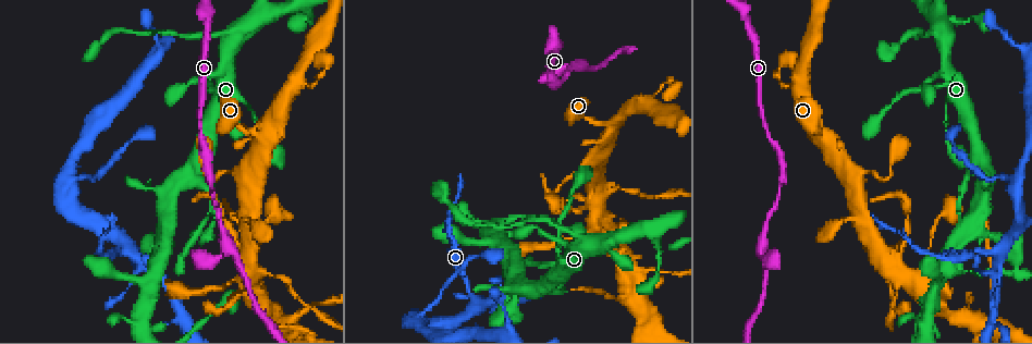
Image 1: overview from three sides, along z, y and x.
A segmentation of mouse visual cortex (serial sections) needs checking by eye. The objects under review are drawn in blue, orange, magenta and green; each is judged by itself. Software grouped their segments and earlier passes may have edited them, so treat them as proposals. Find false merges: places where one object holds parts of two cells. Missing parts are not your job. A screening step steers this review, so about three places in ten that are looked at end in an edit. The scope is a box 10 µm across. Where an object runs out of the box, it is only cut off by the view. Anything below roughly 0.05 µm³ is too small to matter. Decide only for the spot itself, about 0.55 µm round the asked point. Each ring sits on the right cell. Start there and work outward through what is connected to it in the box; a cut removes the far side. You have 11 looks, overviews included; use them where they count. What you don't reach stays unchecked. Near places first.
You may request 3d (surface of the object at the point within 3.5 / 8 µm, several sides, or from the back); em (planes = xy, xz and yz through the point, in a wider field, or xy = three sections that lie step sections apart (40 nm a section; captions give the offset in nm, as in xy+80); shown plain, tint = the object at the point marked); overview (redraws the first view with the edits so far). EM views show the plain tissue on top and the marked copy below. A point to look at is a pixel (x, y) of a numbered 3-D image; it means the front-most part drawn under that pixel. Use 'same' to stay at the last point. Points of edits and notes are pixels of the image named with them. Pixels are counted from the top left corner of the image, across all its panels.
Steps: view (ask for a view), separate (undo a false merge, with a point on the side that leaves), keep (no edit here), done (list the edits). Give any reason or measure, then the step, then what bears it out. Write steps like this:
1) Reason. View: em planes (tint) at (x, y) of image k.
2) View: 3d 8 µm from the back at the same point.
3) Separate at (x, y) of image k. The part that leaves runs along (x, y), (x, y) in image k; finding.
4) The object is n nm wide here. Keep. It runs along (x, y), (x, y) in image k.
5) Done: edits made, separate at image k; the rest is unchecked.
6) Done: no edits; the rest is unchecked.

Sudden change in width. View: em xy step 2 (tint) at (964, 181) of image 1.

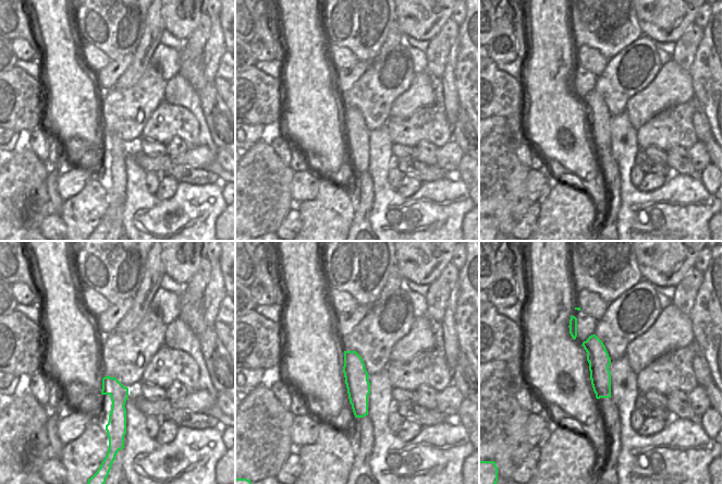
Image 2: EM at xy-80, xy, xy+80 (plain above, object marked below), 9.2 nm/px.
View: 3d 3.5 µm at the same point.

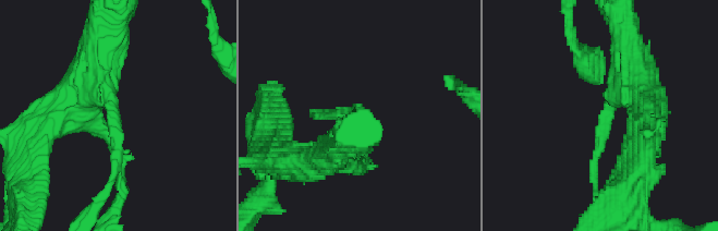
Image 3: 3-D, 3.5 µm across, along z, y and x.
The arms are 150, 500 nm wide. Keep. Continuous, no second cell.

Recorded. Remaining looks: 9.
Calibre changes. View: 3d 8 µm from the back at (273, 274) of image 1.

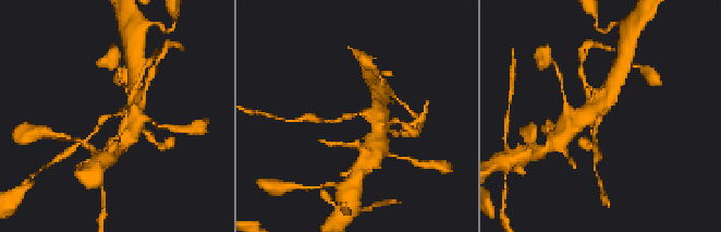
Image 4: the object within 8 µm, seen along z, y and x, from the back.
The arms are 150, 450 nm wide; now the EM. View: em xy step 5 (tint) at the same point.

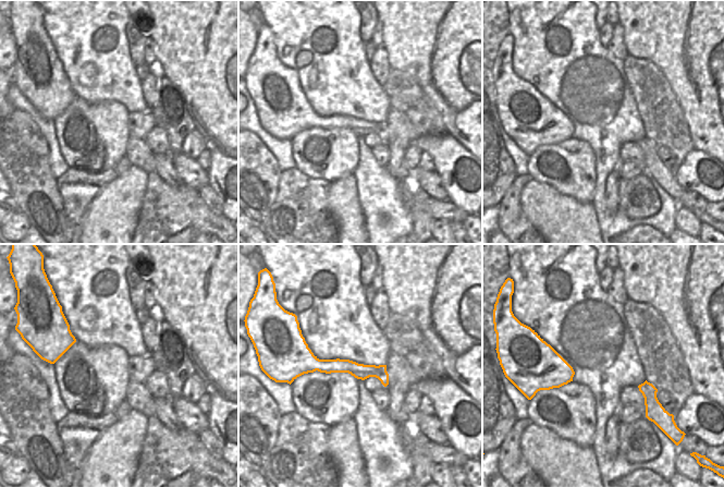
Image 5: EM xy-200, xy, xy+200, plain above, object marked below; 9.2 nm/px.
The object is 140 nm wide here. Keep. It runs along (304, 357), (375, 370), (385, 381) in image 5; one cell here.

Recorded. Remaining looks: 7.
A fork. View: 3d 8 µm at (230, 43) of image 1.

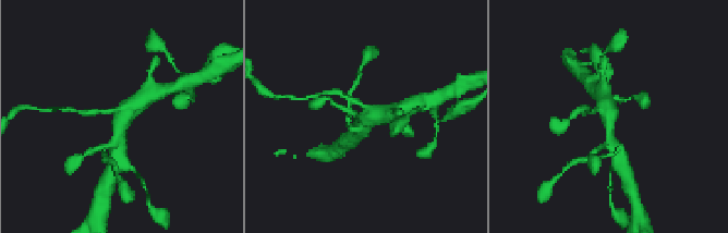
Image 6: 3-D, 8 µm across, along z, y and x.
3 arms meet here; the arms are 200, 250, 500 nm wide; shape alone is not enough. View: em xy step 2 (tint) at the same point.

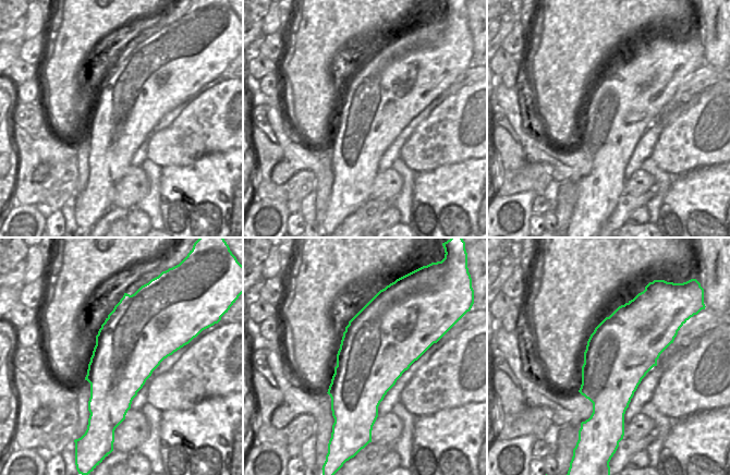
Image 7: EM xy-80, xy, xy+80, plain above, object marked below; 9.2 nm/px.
The object is 700 nm wide here. Separate at (102, 111) of image 6. The part that leaves runs along (119, 108), (93, 112), (76, 110) in image 6; a second cell is stuck on.

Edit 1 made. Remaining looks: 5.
See it whole again. View: overview.

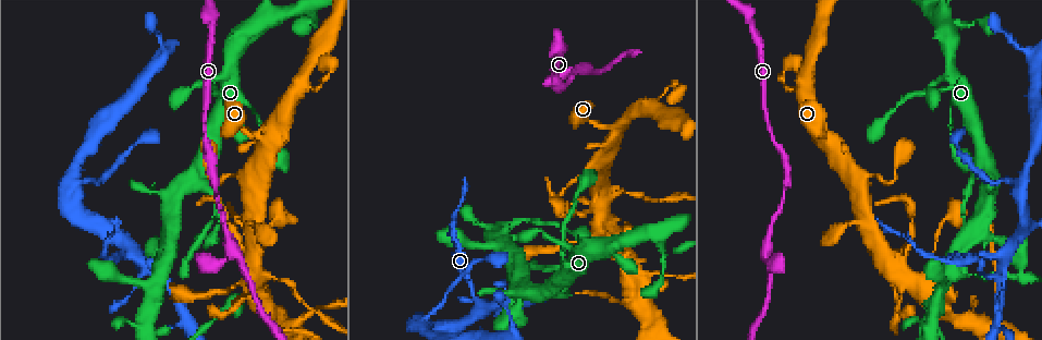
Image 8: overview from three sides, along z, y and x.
Narrows sharply. View: 3d 3.5 µm at (1020, 183) of image 8.

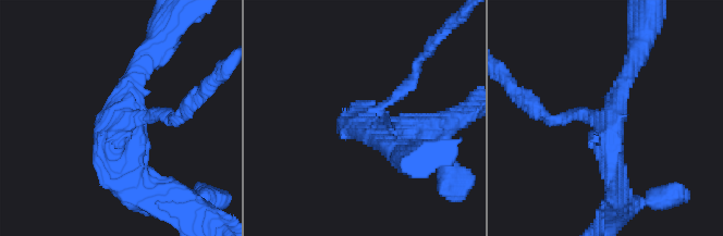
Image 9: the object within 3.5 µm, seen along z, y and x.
3 arms meet here; the arms are 200, 250, 350 nm wide. View: em xy step 5 (tint) at (371, 119) of image 9.

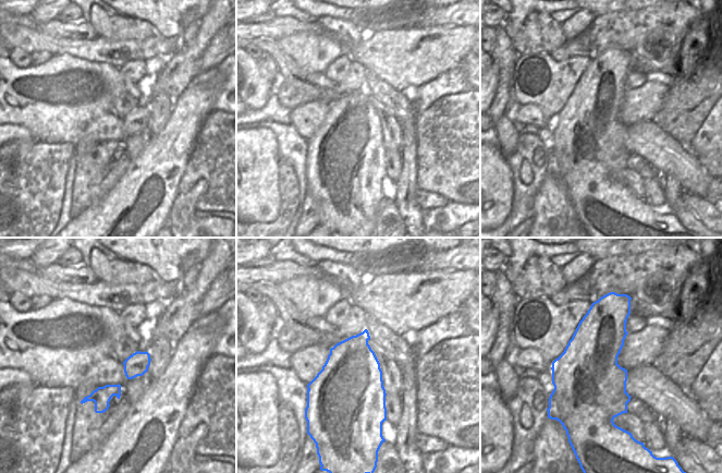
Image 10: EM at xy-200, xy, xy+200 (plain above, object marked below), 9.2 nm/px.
The object is 600 nm wide here. Keep. It runs along (620, 184), (609, 121), (636, 58) in image 9; all the same cell.

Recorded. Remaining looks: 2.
Done: edits made, separate at image 6; the rest is unchecked.

